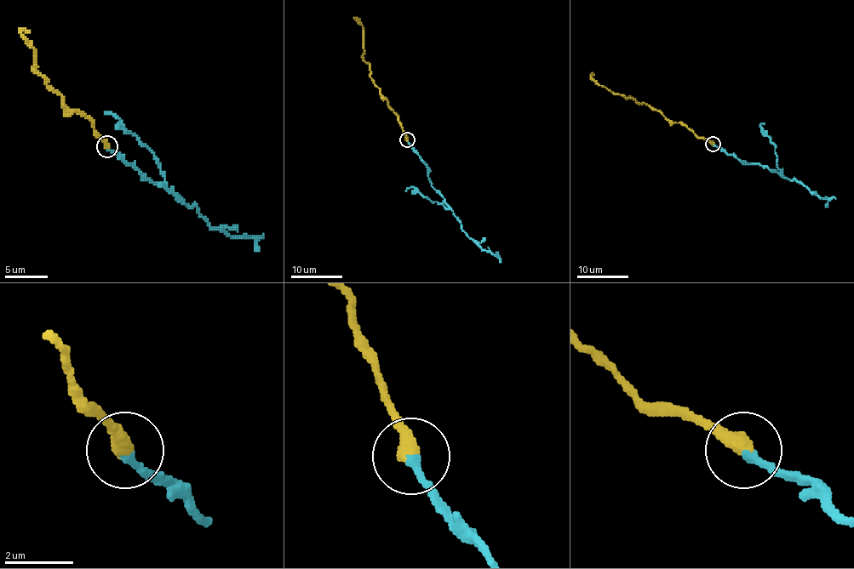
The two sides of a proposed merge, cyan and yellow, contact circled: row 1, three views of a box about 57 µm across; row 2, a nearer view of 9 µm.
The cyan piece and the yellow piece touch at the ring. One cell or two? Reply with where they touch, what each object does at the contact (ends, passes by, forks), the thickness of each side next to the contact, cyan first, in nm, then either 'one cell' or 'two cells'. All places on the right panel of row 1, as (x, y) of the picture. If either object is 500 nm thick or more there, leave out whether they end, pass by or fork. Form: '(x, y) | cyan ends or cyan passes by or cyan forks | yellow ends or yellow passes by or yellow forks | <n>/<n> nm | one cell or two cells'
(713, 144) | cyan ends | yellow ends | 260/480 nm | two cells

